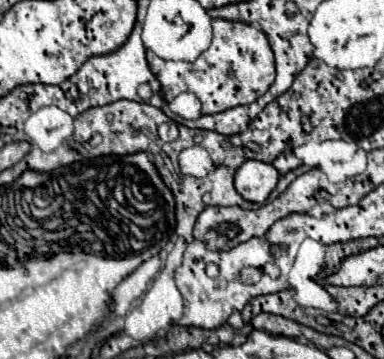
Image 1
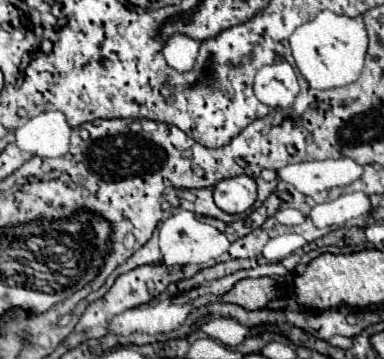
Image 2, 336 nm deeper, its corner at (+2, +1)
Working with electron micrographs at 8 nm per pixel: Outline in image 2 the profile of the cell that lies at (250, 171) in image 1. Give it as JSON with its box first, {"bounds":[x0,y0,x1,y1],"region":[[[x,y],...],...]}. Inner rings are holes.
{"bounds":[214,175,256,215],"region":[[[248,175],[224,179],[214,187],[214,203],[230,213],[238,215],[248,211],[256,201],[256,181]]]}

